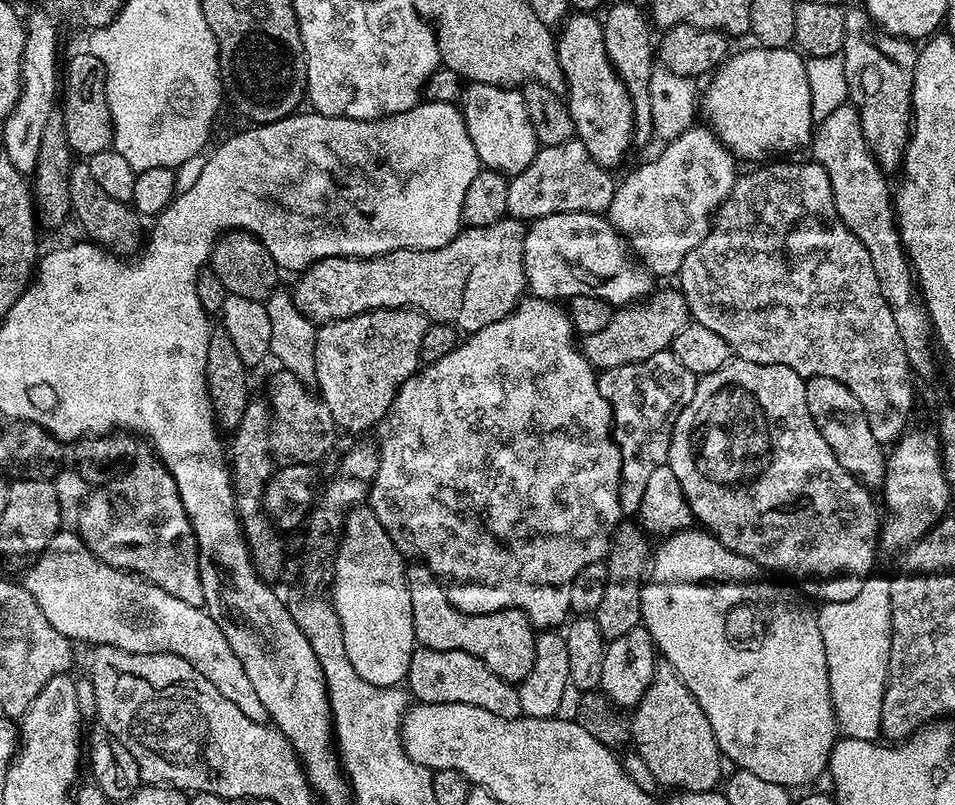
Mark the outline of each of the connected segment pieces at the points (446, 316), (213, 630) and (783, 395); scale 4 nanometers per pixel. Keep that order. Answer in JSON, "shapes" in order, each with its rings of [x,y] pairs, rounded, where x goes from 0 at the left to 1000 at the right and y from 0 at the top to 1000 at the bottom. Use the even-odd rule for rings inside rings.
{"shapes":[[[[529,271],[513,281],[487,282],[467,306],[454,311],[413,311],[403,318],[342,318],[330,323],[326,330],[313,339],[310,358],[305,359],[306,374],[316,385],[321,398],[332,404],[345,398],[371,395],[380,388],[397,383],[437,383],[449,399],[458,402],[472,402],[486,415],[505,410],[513,400],[521,400],[538,386],[550,371],[553,342],[549,334],[548,273]]],[[[79,660],[60,661],[52,678],[48,678],[45,688],[34,697],[25,713],[24,730],[32,738],[36,748],[40,748],[40,758],[44,758],[48,773],[52,773],[52,778],[57,778],[57,783],[61,783],[61,788],[65,788],[70,795],[76,798],[89,795],[92,802],[110,800],[119,802],[124,807],[132,807],[136,812],[188,815],[195,822],[199,822],[199,827],[203,827],[203,832],[207,832],[207,837],[212,837],[216,847],[224,847],[224,857],[228,857],[228,862],[245,872],[245,877],[249,877],[249,882],[253,882],[258,892],[271,899],[281,894],[279,877],[274,877],[274,872],[270,868],[270,861],[267,860],[266,851],[258,839],[258,827],[249,822],[249,812],[241,807],[241,798],[237,798],[237,788],[228,783],[228,773],[224,773],[224,768],[220,768],[220,763],[214,755],[199,753],[199,748],[191,748],[191,743],[182,743],[182,738],[174,738],[170,728],[107,698],[88,677],[88,670]]],[[[774,445],[762,448],[756,460],[748,460],[743,465],[732,468],[727,494],[723,494],[720,503],[712,511],[708,527],[704,530],[704,549],[699,560],[702,584],[710,589],[710,599],[714,599],[716,617],[725,635],[728,650],[736,653],[747,666],[752,667],[765,686],[788,696],[797,707],[809,706],[813,711],[822,711],[830,722],[839,720],[841,734],[851,747],[859,745],[863,750],[869,748],[886,748],[903,733],[909,717],[914,714],[917,701],[917,681],[921,676],[921,658],[924,655],[924,636],[919,630],[919,621],[912,616],[910,602],[901,600],[894,589],[890,589],[873,569],[873,559],[865,554],[865,544],[854,528],[854,520],[848,514],[848,504],[844,499],[844,472],[832,463],[826,455],[796,453],[794,450],[781,450]]]]}

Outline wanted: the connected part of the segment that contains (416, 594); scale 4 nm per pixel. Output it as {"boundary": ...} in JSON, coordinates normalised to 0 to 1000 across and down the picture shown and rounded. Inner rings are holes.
{"boundary":[[[440,698],[432,702],[427,706],[427,727],[437,801],[450,807],[484,807],[488,812],[496,812],[509,822],[521,842],[543,851],[555,837],[561,816],[563,785],[553,771],[552,763],[541,755],[531,755],[513,763],[489,765],[469,747],[468,730],[449,706]]]}

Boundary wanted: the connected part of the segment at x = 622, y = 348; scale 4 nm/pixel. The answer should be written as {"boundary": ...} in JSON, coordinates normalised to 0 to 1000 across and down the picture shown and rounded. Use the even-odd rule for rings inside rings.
{"boundary":[[[704,358],[696,363],[684,361],[669,375],[646,381],[632,409],[610,419],[609,436],[621,457],[631,460],[655,455],[660,450],[672,450],[685,440],[703,434],[704,422],[710,420],[710,415],[714,415],[723,400],[719,370],[715,363]]]}

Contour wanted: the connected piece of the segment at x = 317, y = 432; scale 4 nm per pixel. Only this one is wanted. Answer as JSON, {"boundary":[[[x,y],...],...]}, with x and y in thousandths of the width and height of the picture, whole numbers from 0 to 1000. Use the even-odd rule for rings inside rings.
{"boundary":[[[290,461],[282,480],[285,508],[285,560],[294,573],[304,576],[330,578],[352,552],[354,533],[346,509],[324,478],[317,477],[308,465]],[[285,491],[285,492],[284,492]]]}

